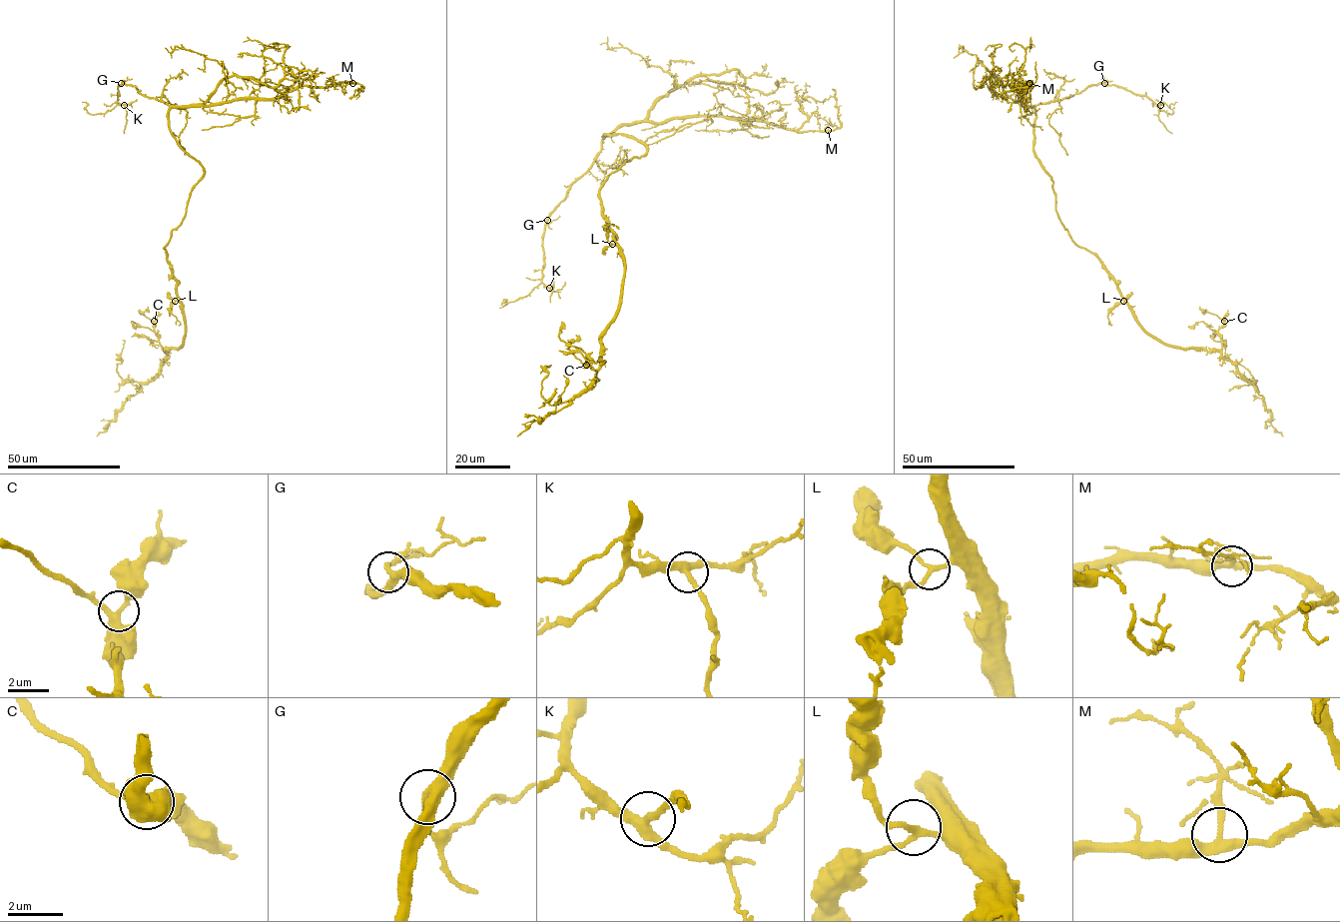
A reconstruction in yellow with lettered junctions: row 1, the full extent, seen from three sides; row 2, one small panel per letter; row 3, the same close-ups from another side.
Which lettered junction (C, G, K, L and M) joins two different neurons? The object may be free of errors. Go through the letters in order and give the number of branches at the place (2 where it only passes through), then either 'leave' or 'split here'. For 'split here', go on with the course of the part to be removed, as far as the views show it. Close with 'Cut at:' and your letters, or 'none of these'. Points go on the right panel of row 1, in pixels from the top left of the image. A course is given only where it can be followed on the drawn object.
C: 3 branches meet; leave
G: 3 branches meet; leave
K: 3 branches meet; leave
L: 3 branches meet; leave
M: 3 branches meet; leave
Cut at: none of these

